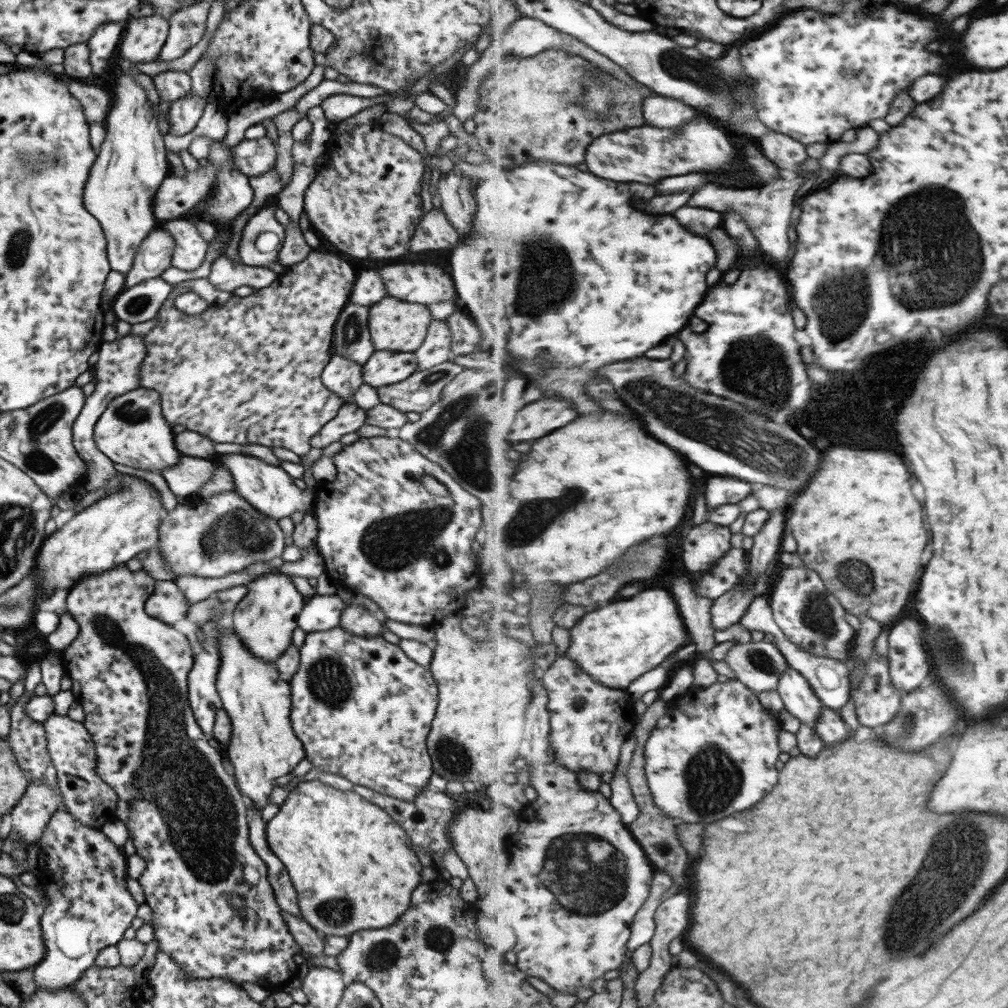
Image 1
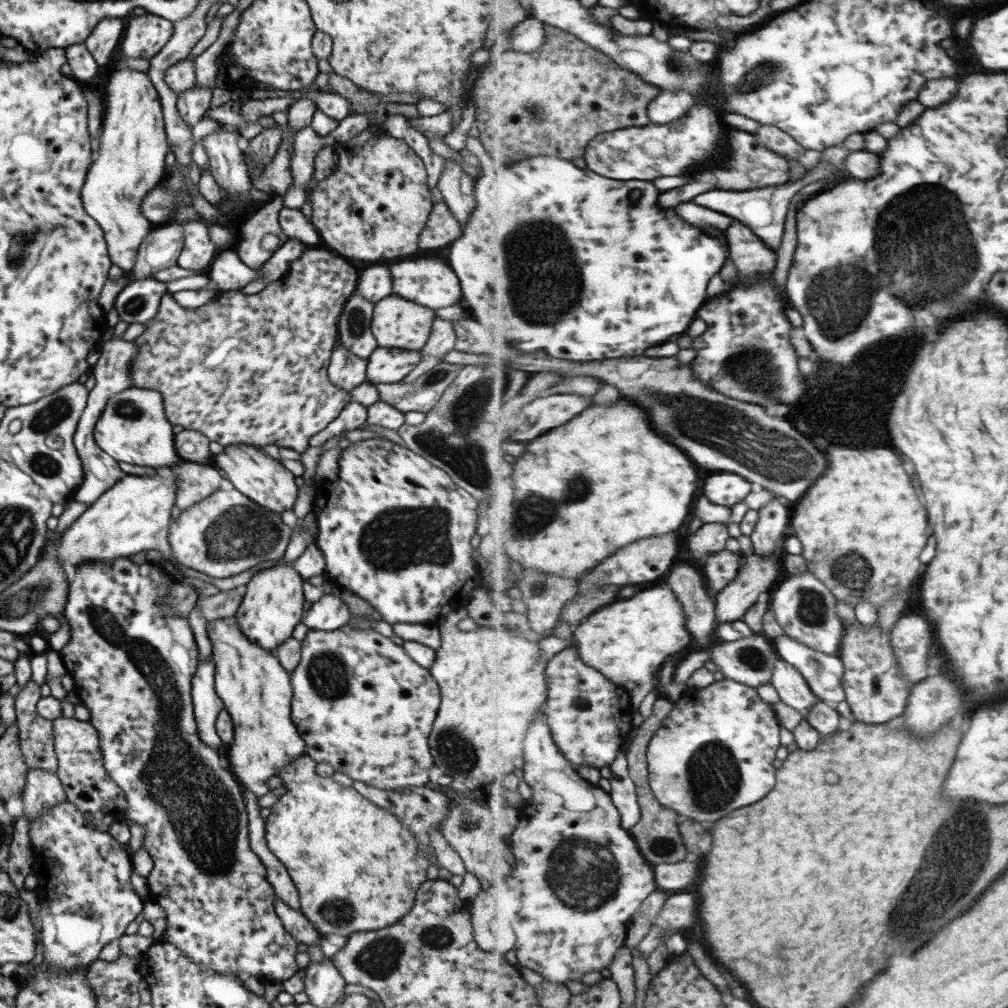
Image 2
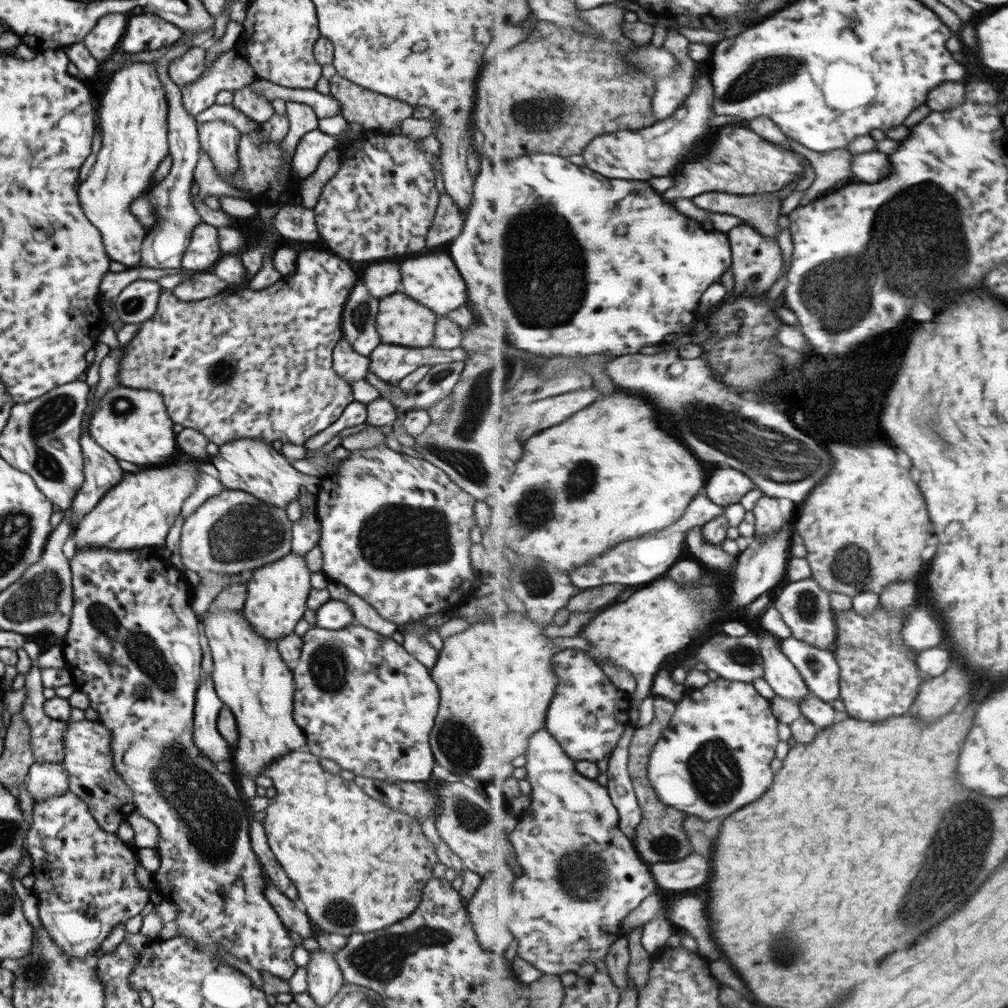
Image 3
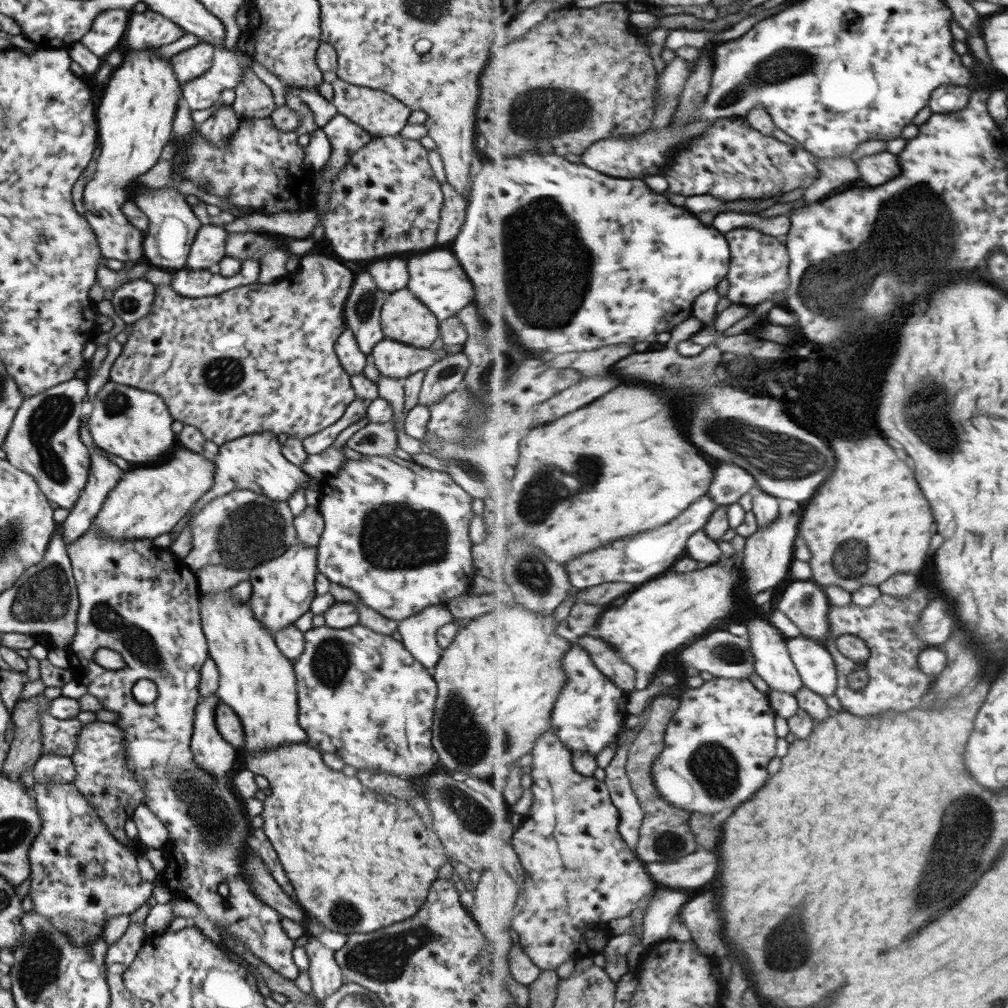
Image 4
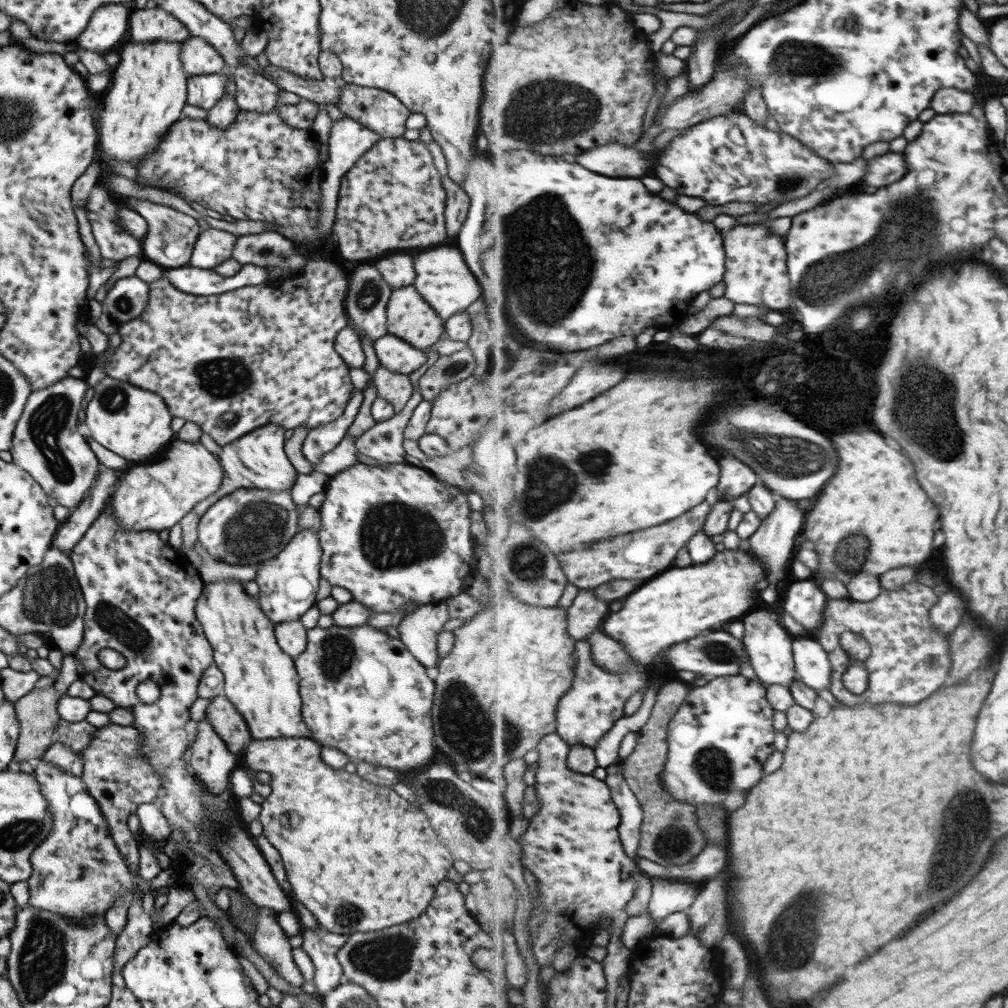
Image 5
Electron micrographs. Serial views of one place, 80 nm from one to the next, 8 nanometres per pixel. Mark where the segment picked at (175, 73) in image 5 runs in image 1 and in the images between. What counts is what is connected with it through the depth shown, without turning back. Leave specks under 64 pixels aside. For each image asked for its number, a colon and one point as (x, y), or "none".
1: (118, 191)
2: (132, 144)
3: (131, 114)
4: (133, 119)

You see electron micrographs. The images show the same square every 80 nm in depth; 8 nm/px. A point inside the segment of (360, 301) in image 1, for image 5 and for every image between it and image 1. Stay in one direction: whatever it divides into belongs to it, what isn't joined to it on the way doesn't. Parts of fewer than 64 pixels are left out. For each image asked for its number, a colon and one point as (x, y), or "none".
2: (374, 283)
3: (381, 280)
4: (389, 275)
5: (397, 270)

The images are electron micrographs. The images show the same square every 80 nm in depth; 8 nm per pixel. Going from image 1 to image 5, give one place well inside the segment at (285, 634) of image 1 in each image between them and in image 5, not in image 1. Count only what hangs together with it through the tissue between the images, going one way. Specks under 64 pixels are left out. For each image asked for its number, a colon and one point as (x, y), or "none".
2: (273, 603)
3: (276, 593)
4: (282, 588)
5: (287, 582)

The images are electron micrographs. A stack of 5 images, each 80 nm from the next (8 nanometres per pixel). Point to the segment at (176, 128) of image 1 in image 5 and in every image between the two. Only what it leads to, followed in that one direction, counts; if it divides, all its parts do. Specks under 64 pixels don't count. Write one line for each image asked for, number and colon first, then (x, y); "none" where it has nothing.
2: (191, 104)
3: (229, 72)
4: (203, 91)
5: (203, 91)

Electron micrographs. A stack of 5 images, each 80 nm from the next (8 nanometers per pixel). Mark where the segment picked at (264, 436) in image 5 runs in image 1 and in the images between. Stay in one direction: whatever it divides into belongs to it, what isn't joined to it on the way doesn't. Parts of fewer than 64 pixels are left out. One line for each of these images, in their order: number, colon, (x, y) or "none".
1: (267, 488)
2: (262, 479)
3: (252, 466)
4: (254, 462)

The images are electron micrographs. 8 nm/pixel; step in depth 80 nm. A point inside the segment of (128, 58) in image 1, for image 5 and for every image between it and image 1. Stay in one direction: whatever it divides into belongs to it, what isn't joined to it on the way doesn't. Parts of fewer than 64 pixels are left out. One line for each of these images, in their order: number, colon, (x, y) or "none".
2: (143, 36)
3: (145, 32)
4: (147, 30)
5: (153, 25)

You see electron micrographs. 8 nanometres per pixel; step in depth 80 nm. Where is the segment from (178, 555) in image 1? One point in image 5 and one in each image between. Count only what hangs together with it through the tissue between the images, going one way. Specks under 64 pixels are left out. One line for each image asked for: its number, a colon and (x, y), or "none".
2: (223, 534)
3: (231, 533)
4: (240, 530)
5: (246, 526)

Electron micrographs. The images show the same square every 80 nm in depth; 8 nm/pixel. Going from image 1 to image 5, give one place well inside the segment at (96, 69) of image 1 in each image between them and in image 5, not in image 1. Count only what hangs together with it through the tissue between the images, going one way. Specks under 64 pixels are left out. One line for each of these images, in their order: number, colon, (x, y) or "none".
2: (101, 42)
3: (100, 41)
4: (106, 30)
5: (107, 24)

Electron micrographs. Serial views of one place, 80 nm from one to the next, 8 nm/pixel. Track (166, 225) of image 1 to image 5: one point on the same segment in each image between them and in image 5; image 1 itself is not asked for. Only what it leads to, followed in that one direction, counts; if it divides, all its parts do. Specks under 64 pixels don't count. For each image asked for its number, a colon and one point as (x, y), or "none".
2: (197, 252)
3: (203, 250)
4: (207, 248)
5: (213, 246)

